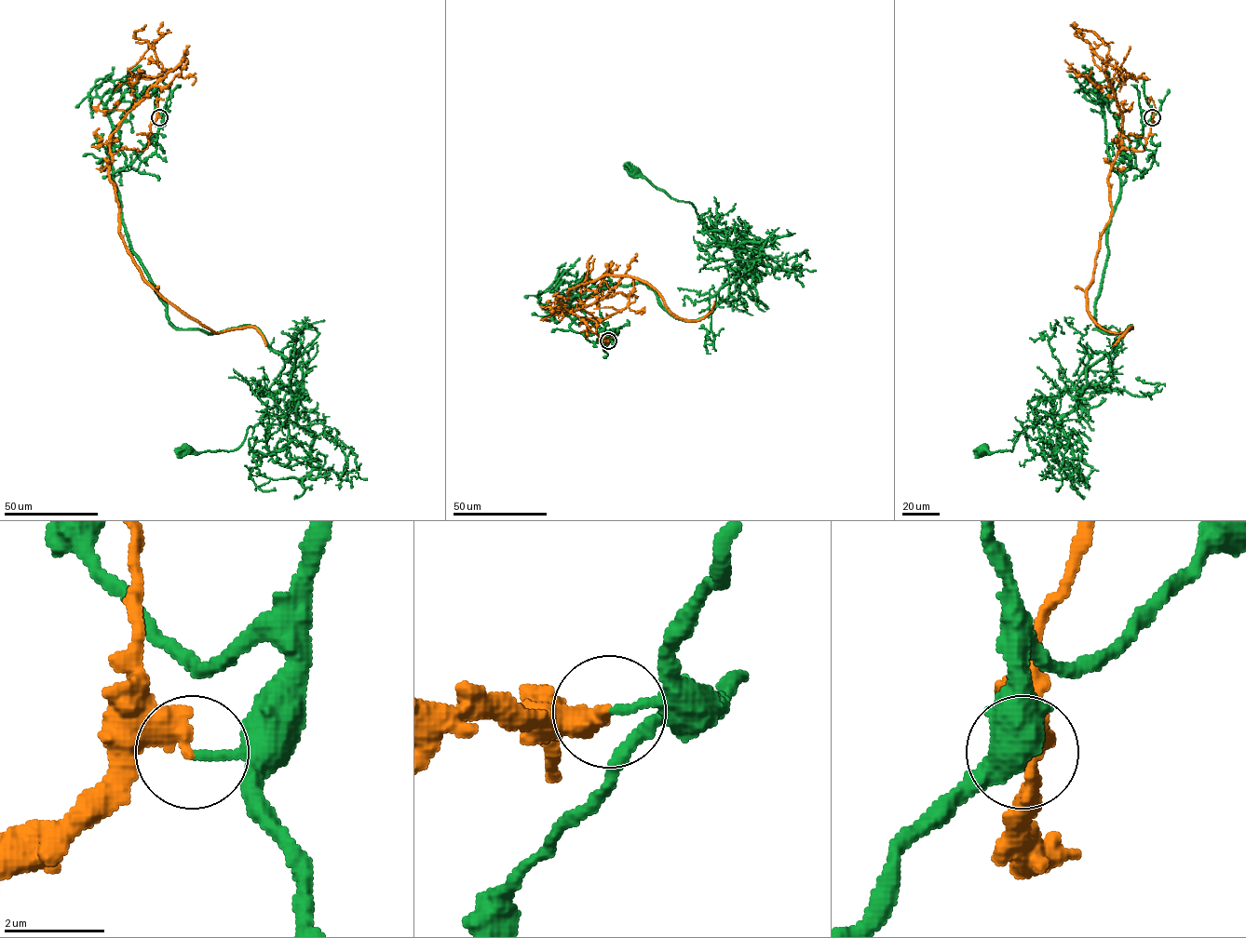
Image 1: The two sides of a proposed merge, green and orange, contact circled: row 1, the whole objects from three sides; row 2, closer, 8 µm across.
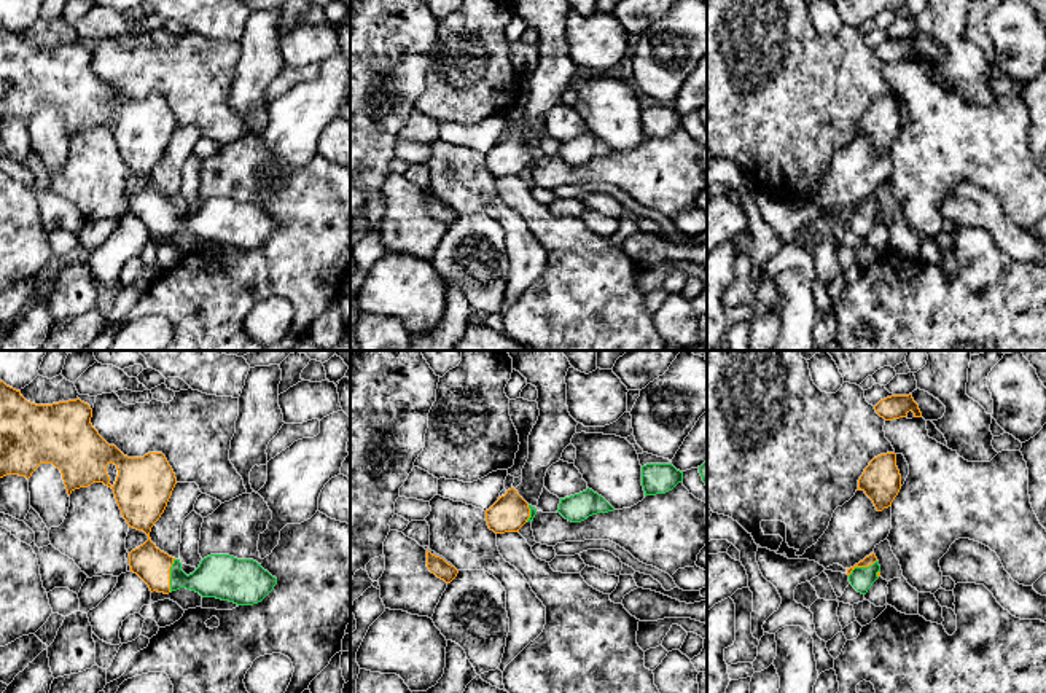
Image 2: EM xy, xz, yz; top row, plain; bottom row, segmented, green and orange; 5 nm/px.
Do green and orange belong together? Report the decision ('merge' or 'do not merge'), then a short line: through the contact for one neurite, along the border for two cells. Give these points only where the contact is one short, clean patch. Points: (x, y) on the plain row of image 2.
do not merge

